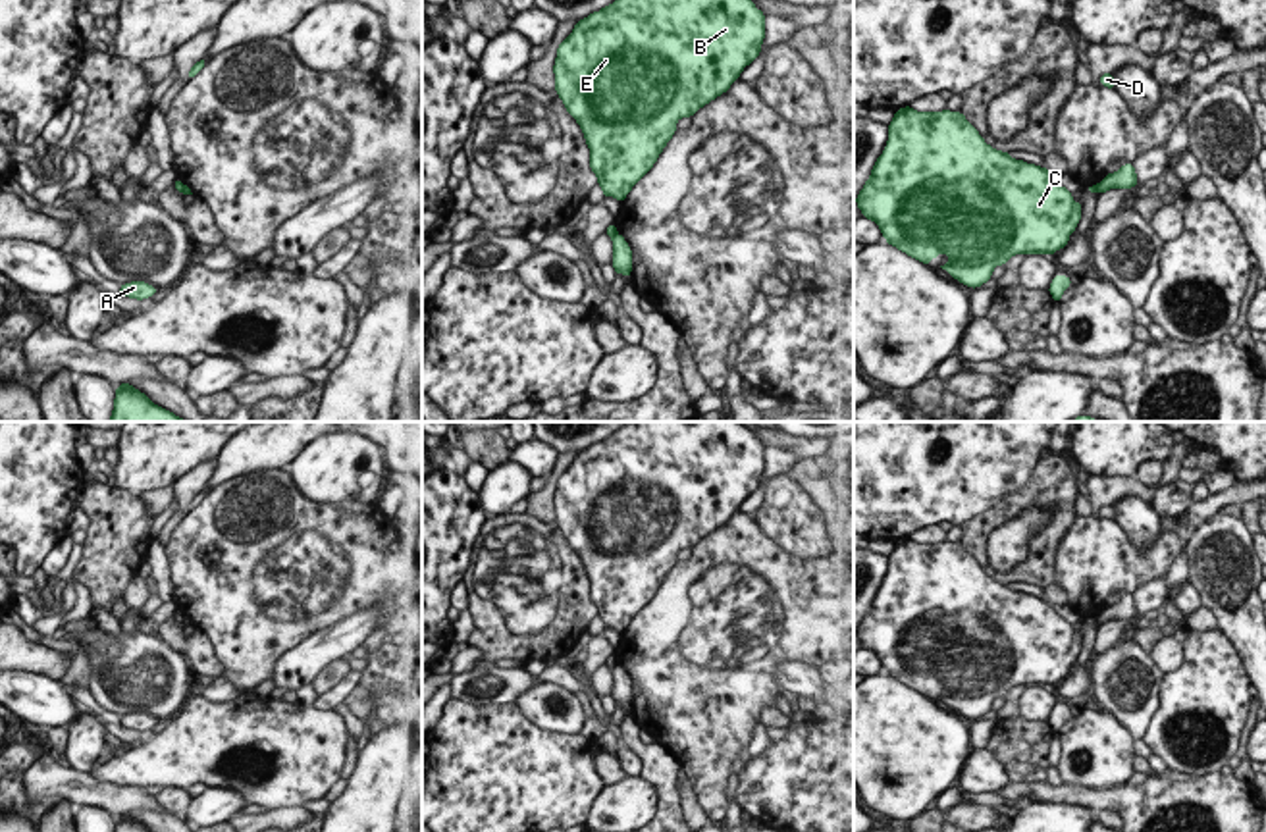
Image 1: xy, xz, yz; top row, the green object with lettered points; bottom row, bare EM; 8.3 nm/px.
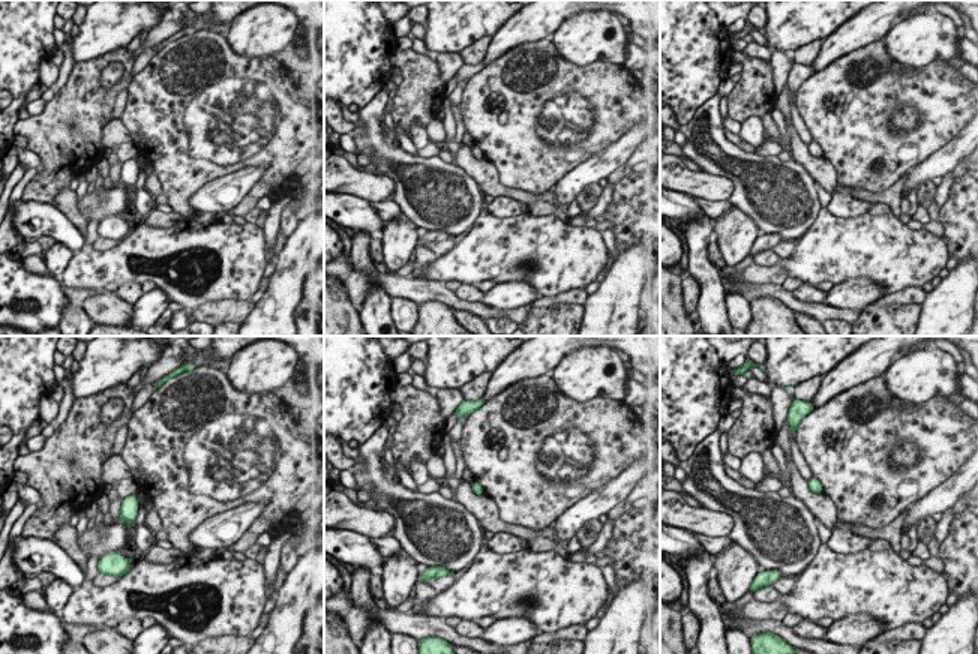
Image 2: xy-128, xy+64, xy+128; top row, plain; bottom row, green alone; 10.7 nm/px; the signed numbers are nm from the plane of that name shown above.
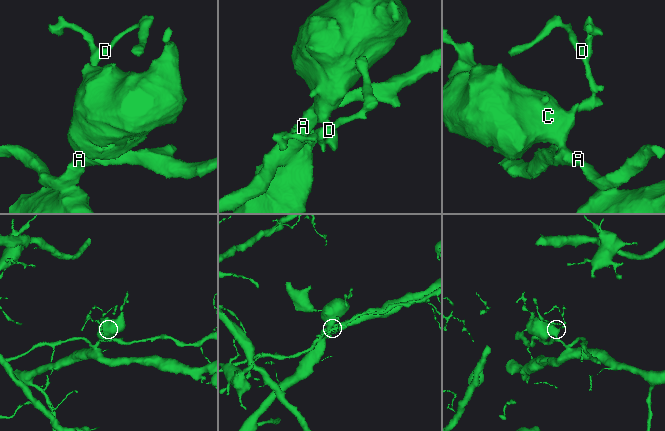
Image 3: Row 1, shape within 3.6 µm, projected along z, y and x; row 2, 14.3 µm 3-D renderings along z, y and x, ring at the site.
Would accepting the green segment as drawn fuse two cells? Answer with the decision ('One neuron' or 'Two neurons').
Two neurons

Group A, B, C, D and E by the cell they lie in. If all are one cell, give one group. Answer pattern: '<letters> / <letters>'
A B C E / D

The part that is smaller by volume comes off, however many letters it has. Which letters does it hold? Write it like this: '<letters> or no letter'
D

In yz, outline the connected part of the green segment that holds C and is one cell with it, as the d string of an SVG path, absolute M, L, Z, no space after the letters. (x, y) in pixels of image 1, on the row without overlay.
M911 537L894 543L888 572L877 589L871 609L856 630L863 649L873 651L888 676L908 688L931 695L940 684L950 693L940 697L960 715L977 720L992 709L992 701L1006 697L1014 686L1054 686L1069 674L1081 651L1081 634L1062 618L1046 599L1014 591L985 574L979 562L960 543L917 543Z

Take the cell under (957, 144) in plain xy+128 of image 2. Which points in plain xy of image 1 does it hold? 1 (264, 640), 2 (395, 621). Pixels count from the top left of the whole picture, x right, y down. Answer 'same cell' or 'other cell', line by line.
1: other cell
2: other cell

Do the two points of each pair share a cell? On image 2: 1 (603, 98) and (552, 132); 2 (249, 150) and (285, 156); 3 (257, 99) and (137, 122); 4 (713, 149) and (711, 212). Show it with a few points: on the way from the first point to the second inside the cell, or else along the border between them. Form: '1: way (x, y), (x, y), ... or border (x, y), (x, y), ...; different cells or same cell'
1: way (591, 104), (585, 110), (572, 113), (564, 120); same cell
2: way (258, 156), (276, 156); same cell
3: way (227, 99), (192, 99), (179, 113), (167, 114); same cell
4: border (728, 201), (732, 206); different cells

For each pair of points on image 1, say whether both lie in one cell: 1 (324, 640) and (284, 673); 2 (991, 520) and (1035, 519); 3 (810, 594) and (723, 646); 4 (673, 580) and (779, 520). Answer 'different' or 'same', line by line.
1: same
2: different
3: same
4: different

